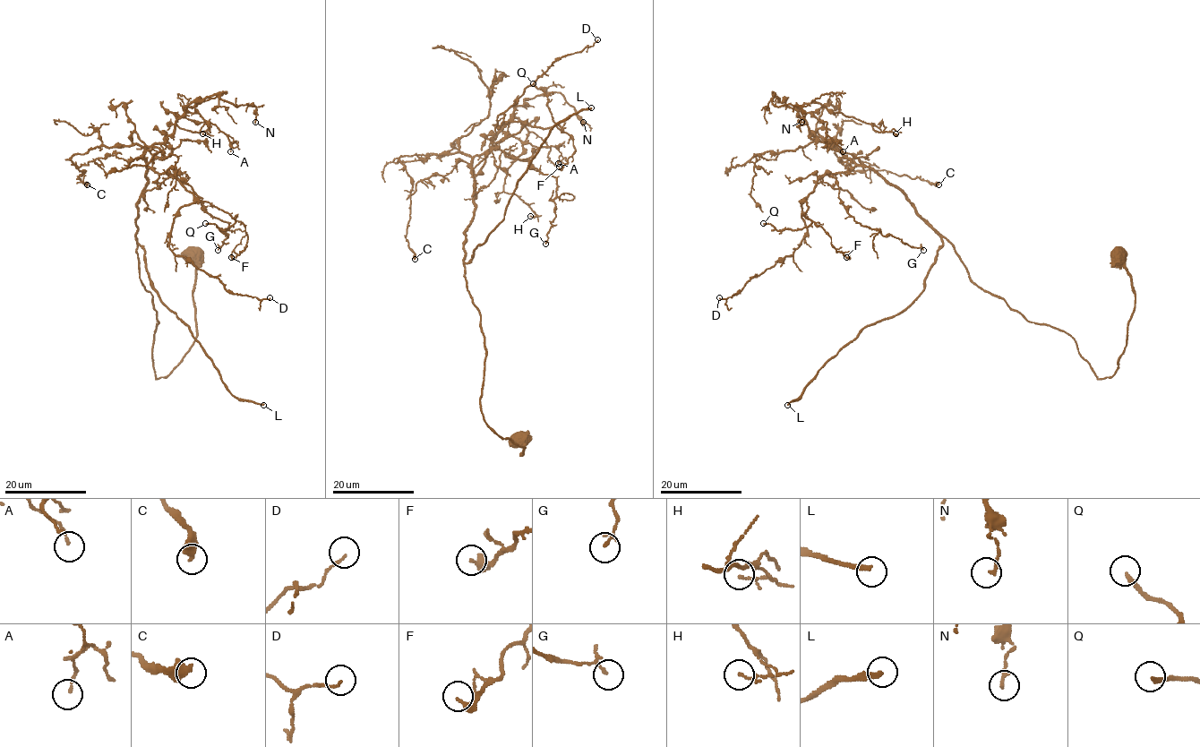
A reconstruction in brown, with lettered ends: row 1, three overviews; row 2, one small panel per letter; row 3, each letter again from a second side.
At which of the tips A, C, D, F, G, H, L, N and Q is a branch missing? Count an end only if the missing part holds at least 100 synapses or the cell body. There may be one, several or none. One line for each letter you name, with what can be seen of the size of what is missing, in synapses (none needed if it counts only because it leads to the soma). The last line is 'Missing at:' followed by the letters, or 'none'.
L: 170 syn
Missing at: L

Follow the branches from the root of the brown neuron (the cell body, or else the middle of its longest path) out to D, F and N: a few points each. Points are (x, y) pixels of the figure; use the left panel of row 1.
D: (191, 253), (196, 338), (157, 378), (136, 237), (147, 166), (193, 194), (169, 249), (227, 292), (270, 297)
F: (191, 253), (196, 338), (157, 378), (157, 311), (136, 237), (147, 166), (244, 225), (246, 246), (231, 257)
N: (191, 253), (196, 338), (157, 378), (157, 311), (136, 237), (144, 150), (210, 96), (252, 105), (255, 122)

